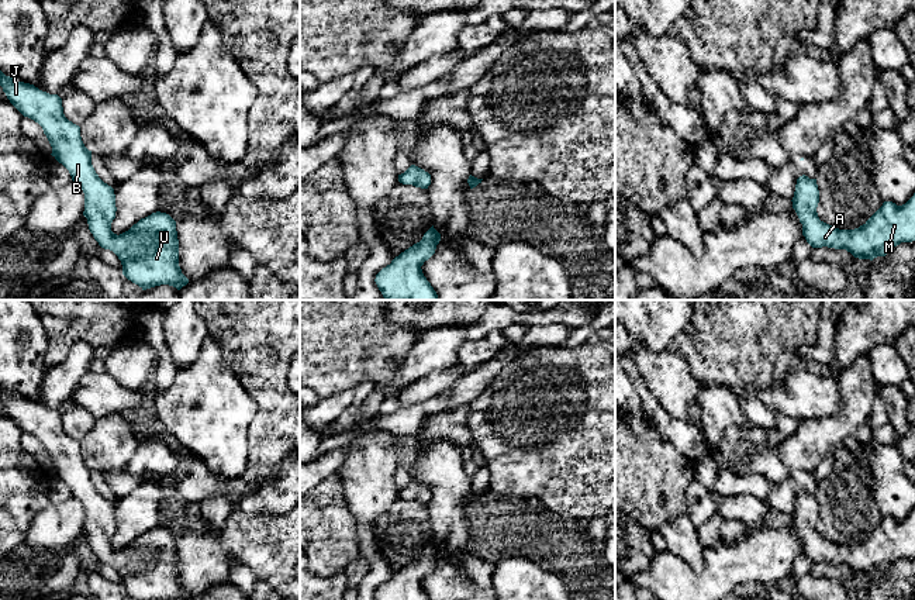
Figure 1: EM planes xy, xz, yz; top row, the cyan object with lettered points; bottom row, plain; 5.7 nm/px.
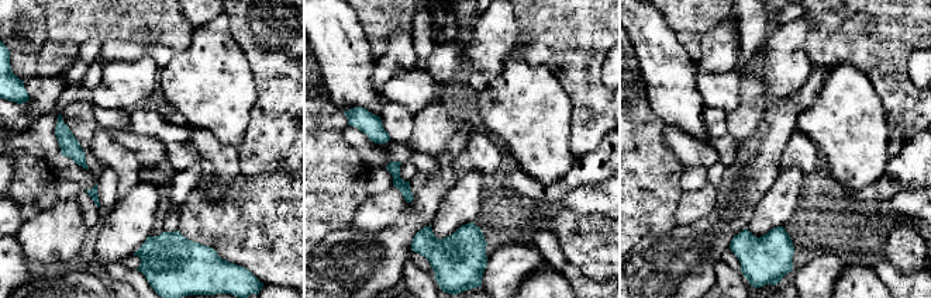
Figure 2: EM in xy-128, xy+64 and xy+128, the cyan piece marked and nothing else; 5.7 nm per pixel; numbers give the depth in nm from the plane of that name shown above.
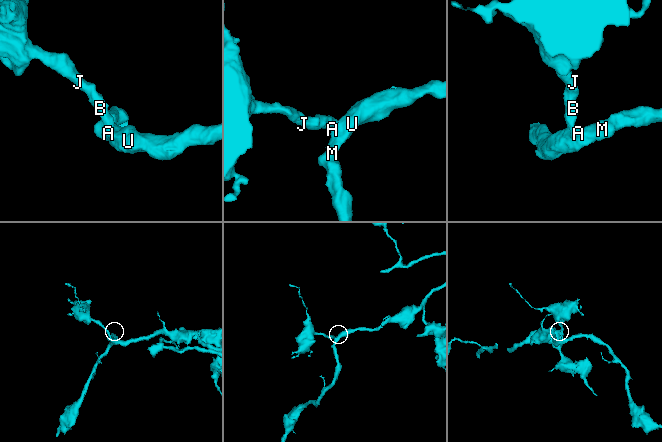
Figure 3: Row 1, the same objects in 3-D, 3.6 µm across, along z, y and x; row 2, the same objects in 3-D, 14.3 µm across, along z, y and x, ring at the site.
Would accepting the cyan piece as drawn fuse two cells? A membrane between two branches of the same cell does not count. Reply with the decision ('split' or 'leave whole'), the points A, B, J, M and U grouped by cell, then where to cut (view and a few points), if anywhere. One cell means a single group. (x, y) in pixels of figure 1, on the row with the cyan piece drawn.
leave whole | A B J M U | no cut

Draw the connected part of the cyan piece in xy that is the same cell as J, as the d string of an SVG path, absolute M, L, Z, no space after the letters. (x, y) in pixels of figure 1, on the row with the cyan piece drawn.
M0 70L0 86L10 103L24 115L38 123L46 135L52 156L62 163L84 193L84 211L89 230L94 239L104 249L113 251L122 265L122 275L138 285L142 290L169 285L180 290L189 283L179 266L179 239L176 221L166 213L152 213L141 218L128 231L117 235L111 231L111 223L115 218L114 189L104 183L92 165L92 151L89 151L80 137L80 127L69 121L63 114L62 99L58 94L49 94L34 85L17 82Z

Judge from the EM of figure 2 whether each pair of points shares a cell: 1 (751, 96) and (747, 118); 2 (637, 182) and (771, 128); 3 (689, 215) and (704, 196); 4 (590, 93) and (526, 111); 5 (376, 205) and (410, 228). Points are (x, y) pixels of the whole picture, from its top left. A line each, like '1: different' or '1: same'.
1: same
2: different
3: same
4: different
5: different

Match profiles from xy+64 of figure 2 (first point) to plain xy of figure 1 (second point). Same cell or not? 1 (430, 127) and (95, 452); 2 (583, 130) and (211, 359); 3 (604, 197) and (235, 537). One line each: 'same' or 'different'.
1: same
2: different
3: different

